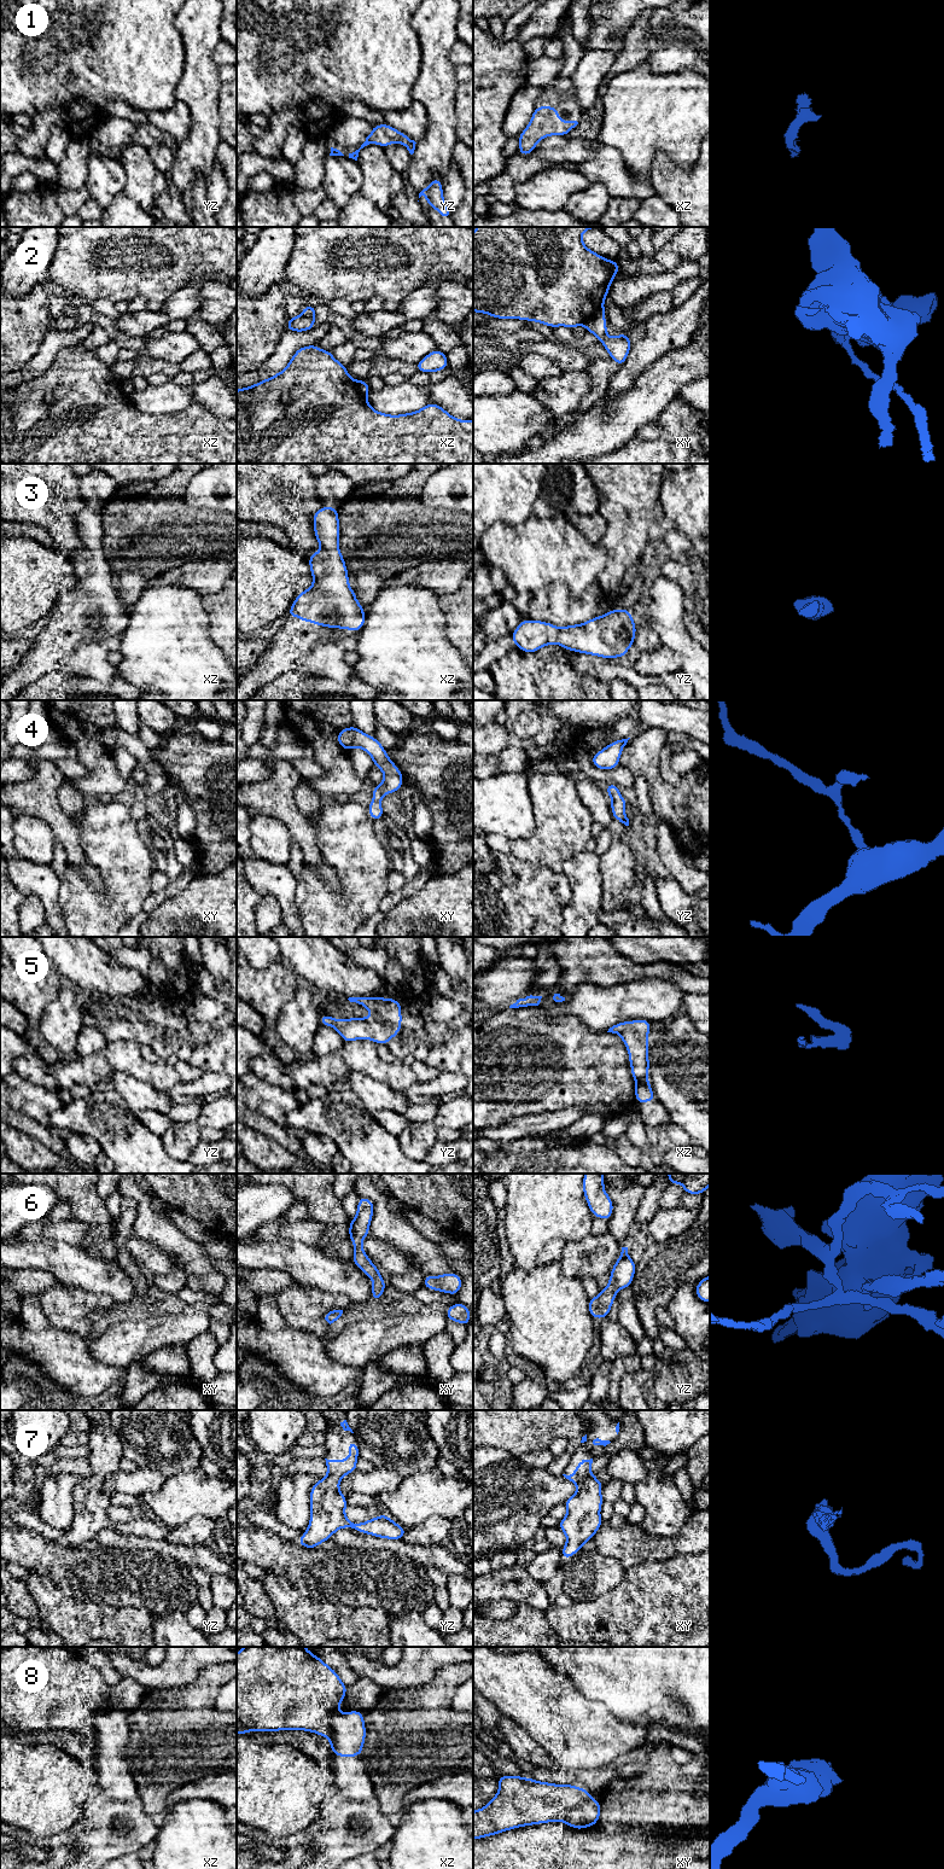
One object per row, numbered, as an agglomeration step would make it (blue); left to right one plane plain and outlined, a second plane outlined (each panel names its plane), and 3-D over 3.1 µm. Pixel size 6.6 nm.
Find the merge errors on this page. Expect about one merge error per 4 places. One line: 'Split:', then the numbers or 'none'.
Split: 2, 5, 8

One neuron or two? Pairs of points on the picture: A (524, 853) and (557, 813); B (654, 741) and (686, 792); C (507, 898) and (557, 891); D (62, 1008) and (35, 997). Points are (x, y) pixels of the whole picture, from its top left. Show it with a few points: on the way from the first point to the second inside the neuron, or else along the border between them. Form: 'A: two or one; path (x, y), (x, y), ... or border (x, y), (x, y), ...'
A: one; path (534, 844), (555, 822)
B: one; path (652, 758), (653, 778), (669, 792)
C: one; path (519, 898), (531, 898), (545, 892)
D: two; border (64, 982), (57, 996), (46, 1007), (39, 1030)

